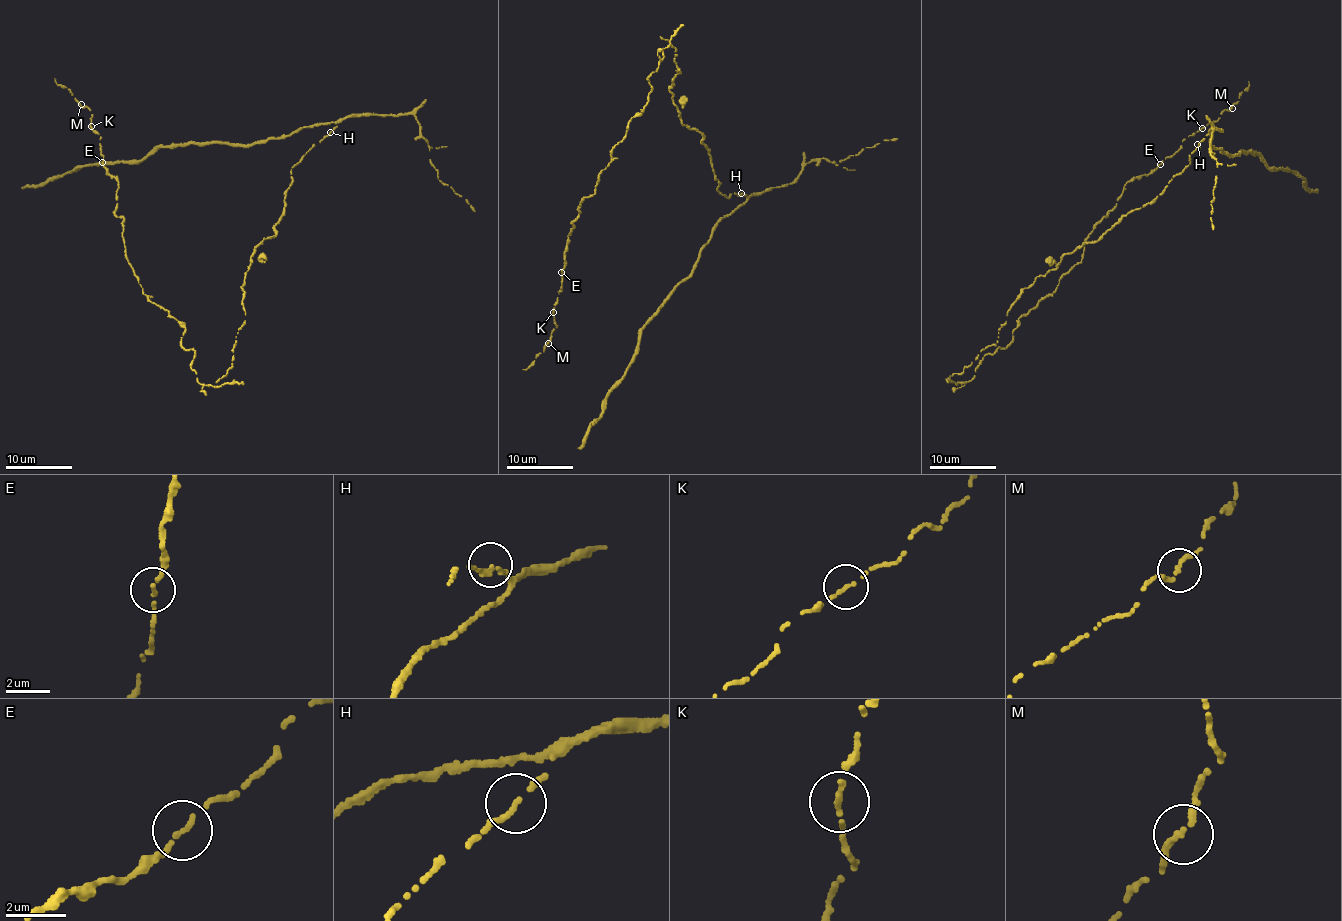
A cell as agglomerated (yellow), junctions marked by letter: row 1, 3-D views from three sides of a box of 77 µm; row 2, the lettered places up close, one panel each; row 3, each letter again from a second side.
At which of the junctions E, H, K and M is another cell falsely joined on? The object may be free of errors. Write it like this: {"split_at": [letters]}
{"split_at": []}

